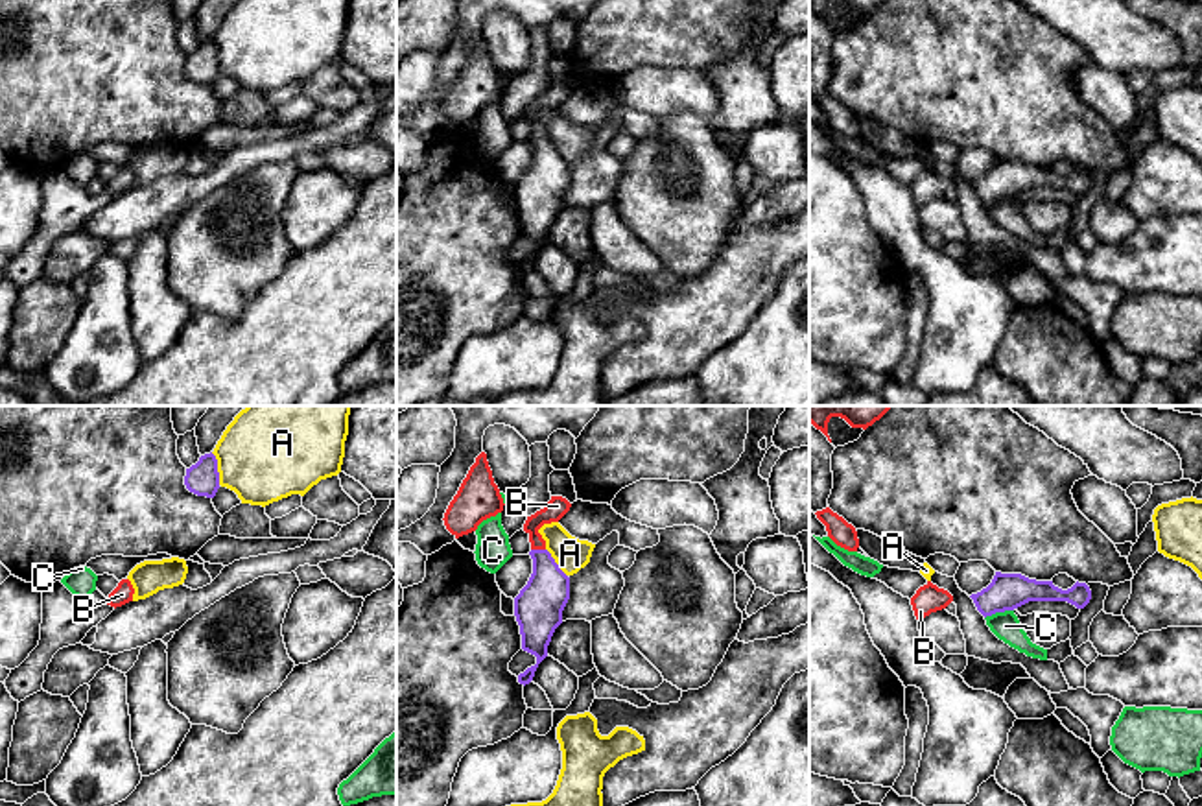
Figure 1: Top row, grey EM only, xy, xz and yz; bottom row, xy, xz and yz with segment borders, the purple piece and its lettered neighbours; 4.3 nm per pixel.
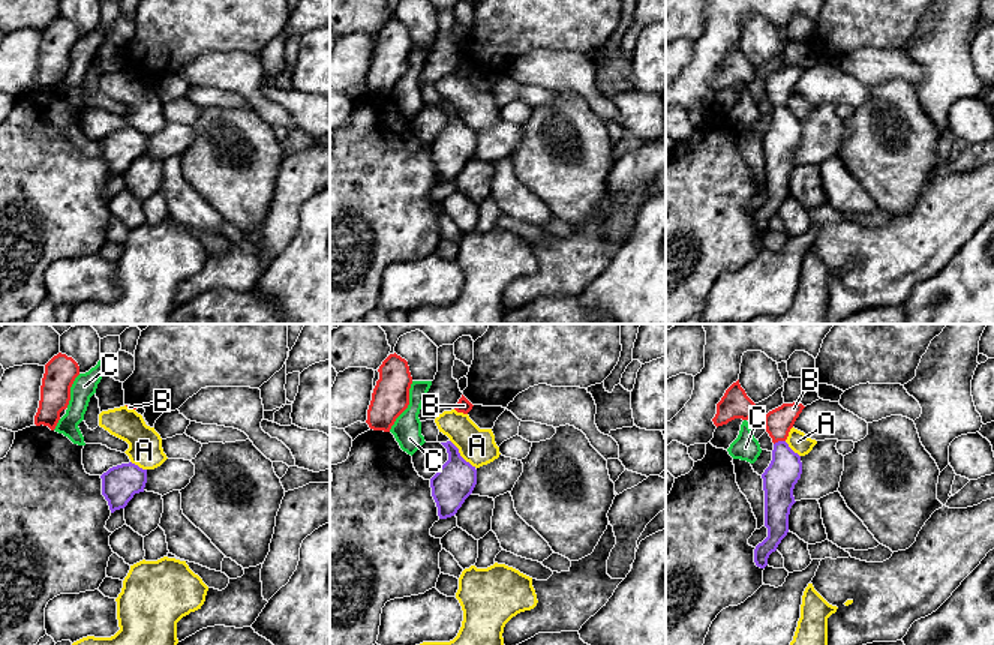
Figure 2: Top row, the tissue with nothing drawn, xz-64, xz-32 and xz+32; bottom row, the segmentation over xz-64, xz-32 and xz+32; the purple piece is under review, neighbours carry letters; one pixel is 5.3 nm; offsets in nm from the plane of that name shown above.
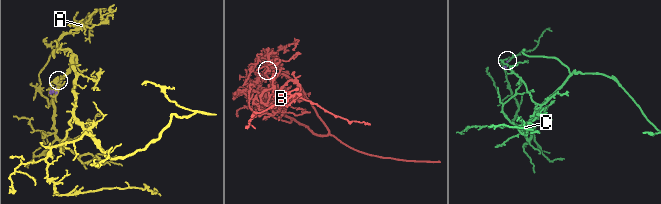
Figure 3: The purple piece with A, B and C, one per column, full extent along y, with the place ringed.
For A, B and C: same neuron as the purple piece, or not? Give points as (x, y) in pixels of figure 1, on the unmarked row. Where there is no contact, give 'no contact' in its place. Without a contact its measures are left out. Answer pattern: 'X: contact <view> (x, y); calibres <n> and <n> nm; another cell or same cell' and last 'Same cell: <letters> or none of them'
A: contact xy (216, 56); calibres 140 and 380 nm; another cell
B: contact xz (539, 137); calibres 220 and 90 nm; same cell
C: contact yz (998, 198); calibres 160 and 120 nm; another cell
Same cell: B

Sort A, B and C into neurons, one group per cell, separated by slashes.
A / B / C

